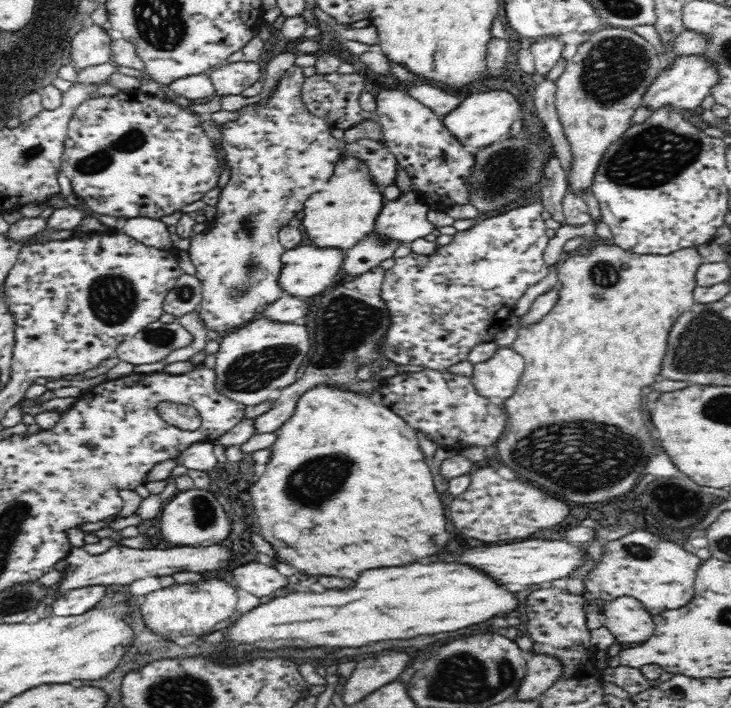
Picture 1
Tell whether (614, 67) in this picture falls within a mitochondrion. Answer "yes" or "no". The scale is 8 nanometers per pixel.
yes

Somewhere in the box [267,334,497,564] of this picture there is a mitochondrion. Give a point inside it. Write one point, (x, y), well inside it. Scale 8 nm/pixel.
(313, 490)

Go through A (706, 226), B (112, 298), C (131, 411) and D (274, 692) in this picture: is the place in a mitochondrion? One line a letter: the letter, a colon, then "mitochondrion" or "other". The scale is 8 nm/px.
A: other
B: mitochondrion
C: other
D: other

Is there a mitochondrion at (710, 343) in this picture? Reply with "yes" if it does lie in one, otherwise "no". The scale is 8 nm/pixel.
yes

